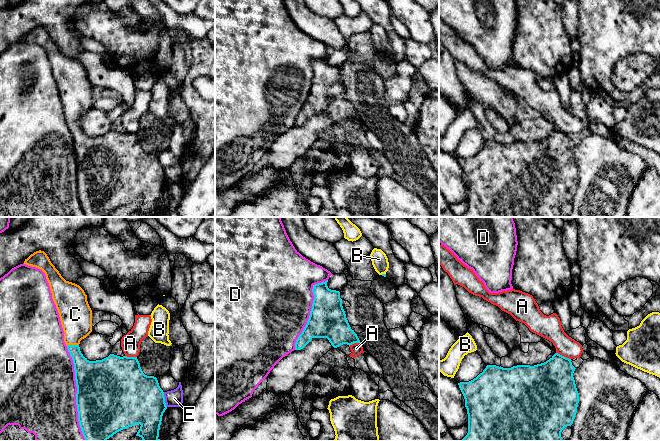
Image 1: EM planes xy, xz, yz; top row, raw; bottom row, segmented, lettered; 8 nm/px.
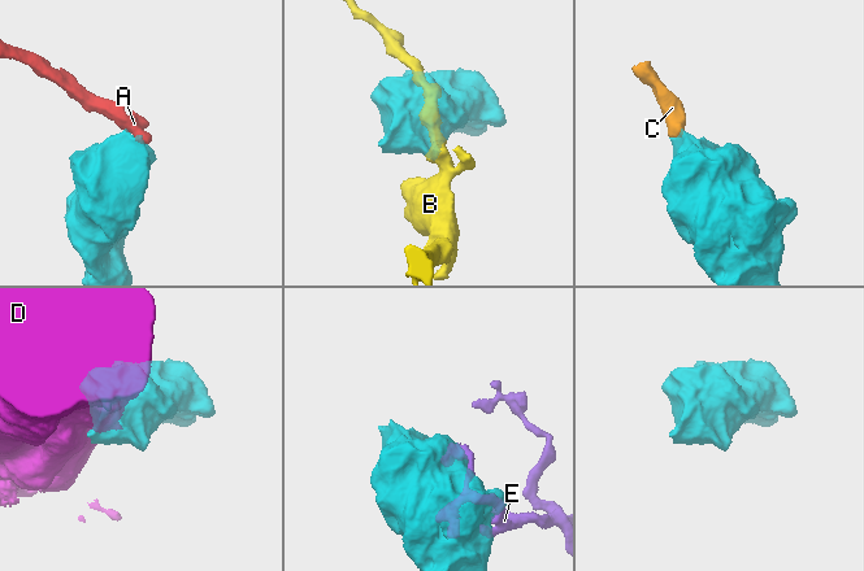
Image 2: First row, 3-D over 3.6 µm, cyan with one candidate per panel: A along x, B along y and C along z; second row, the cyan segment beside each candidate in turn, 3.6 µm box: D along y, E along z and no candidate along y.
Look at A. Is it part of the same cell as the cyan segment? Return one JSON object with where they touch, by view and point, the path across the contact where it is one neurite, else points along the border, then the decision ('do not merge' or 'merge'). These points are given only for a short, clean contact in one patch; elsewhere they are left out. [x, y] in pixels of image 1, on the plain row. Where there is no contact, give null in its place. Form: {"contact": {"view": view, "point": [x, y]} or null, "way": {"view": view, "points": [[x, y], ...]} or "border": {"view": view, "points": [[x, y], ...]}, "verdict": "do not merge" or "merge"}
{"contact": {"view": "yz", "point": [563, 132]}, "border": {"view": "yz", "points": [[556, 128], [570, 135]]}, "verdict": "do not merge"}

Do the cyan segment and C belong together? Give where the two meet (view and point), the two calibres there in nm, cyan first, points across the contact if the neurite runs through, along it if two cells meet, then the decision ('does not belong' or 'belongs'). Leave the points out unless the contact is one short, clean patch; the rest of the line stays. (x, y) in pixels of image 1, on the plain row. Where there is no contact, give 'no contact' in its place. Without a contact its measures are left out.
xy (72, 121) | 190/260 nm | across xy (87, 148), (82, 143), (72, 121), (75, 90) | belongs

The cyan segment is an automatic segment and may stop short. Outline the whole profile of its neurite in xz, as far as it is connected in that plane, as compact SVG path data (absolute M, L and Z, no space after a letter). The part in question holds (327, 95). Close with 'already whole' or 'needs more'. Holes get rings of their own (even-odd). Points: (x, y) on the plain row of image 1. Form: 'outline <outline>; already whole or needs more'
outline M327 58L313 61L310 92L296 116L295 126L303 125L313 114L327 114L334 124L361 119L348 99L340 68L329 65Z; already whole

